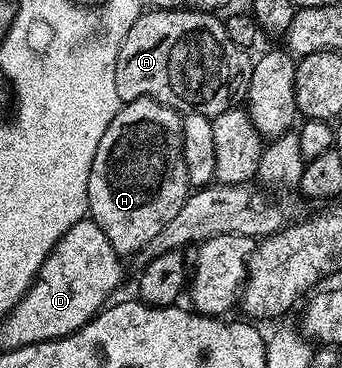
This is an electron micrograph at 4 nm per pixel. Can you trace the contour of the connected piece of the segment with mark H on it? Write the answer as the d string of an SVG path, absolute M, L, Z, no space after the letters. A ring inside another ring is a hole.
M130 99L115 113L111 125L95 149L95 161L91 161L91 173L87 181L89 198L88 218L103 229L107 241L117 254L128 257L132 251L144 252L145 246L175 218L189 200L191 188L187 181L187 165L183 165L183 141L181 140L182 116L177 107L168 107L157 99Z

